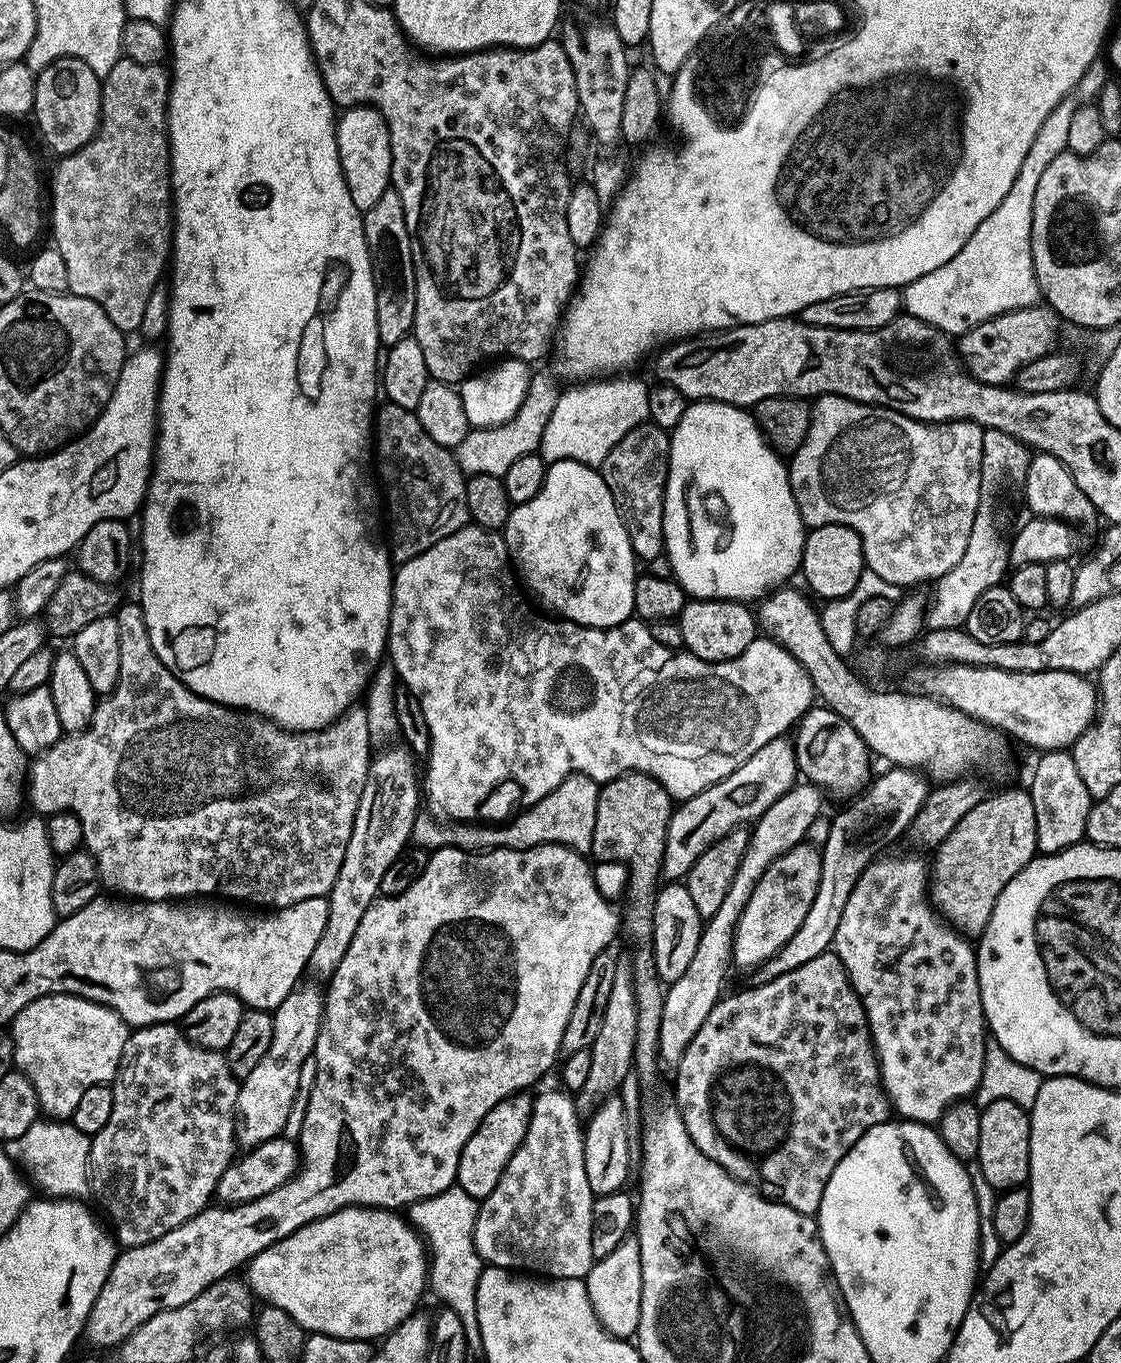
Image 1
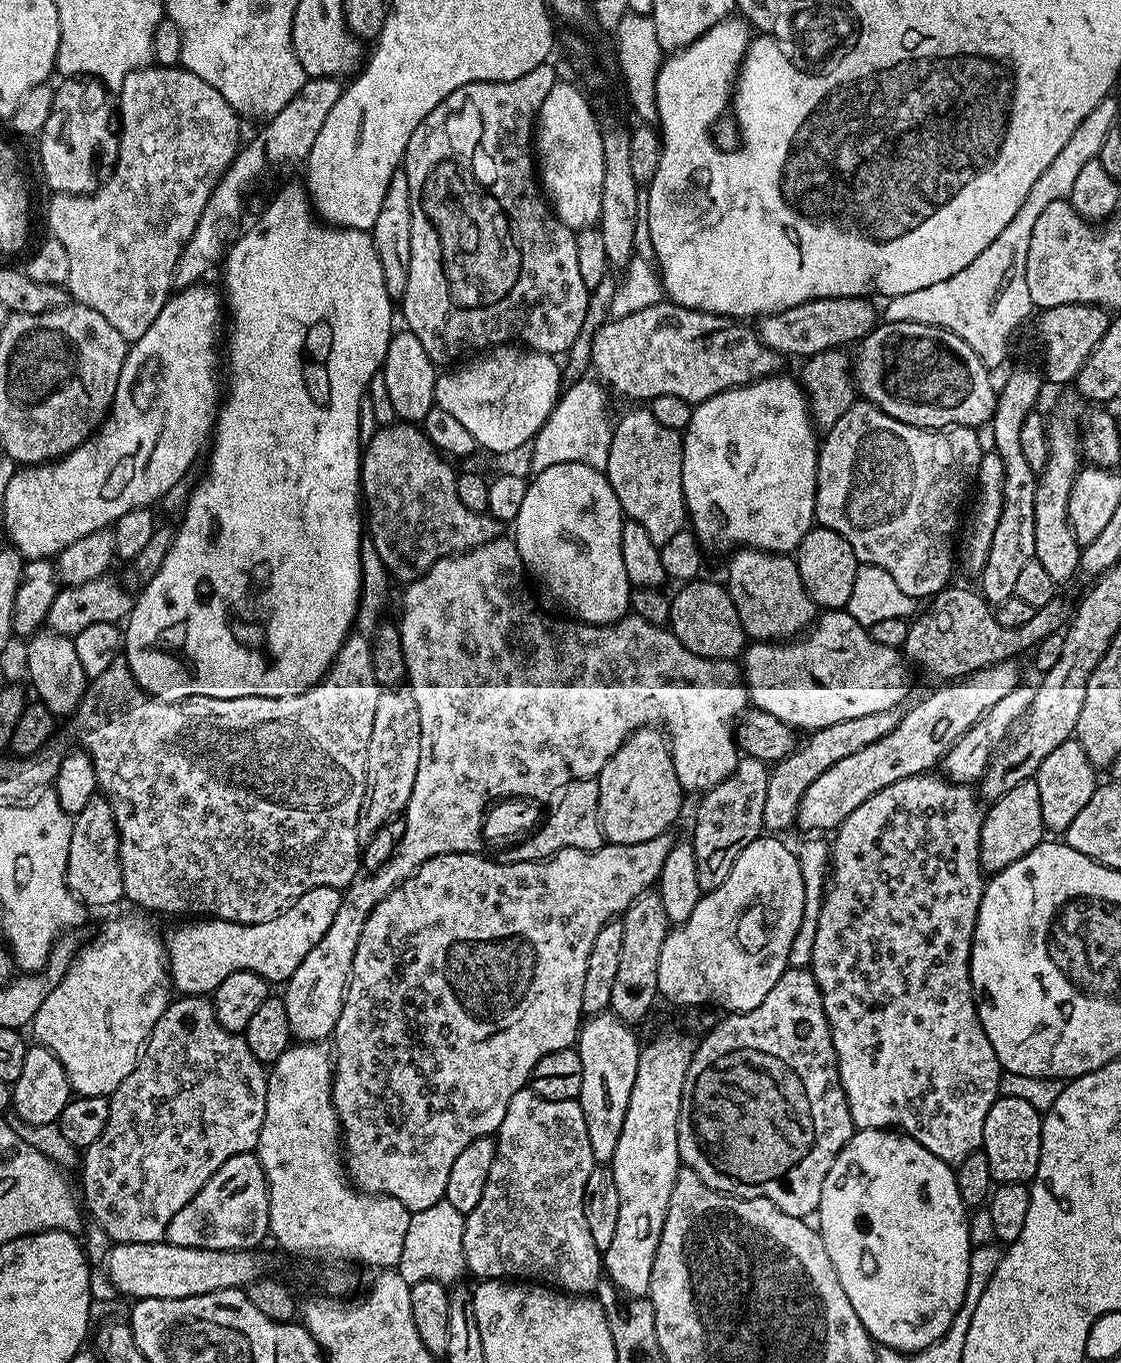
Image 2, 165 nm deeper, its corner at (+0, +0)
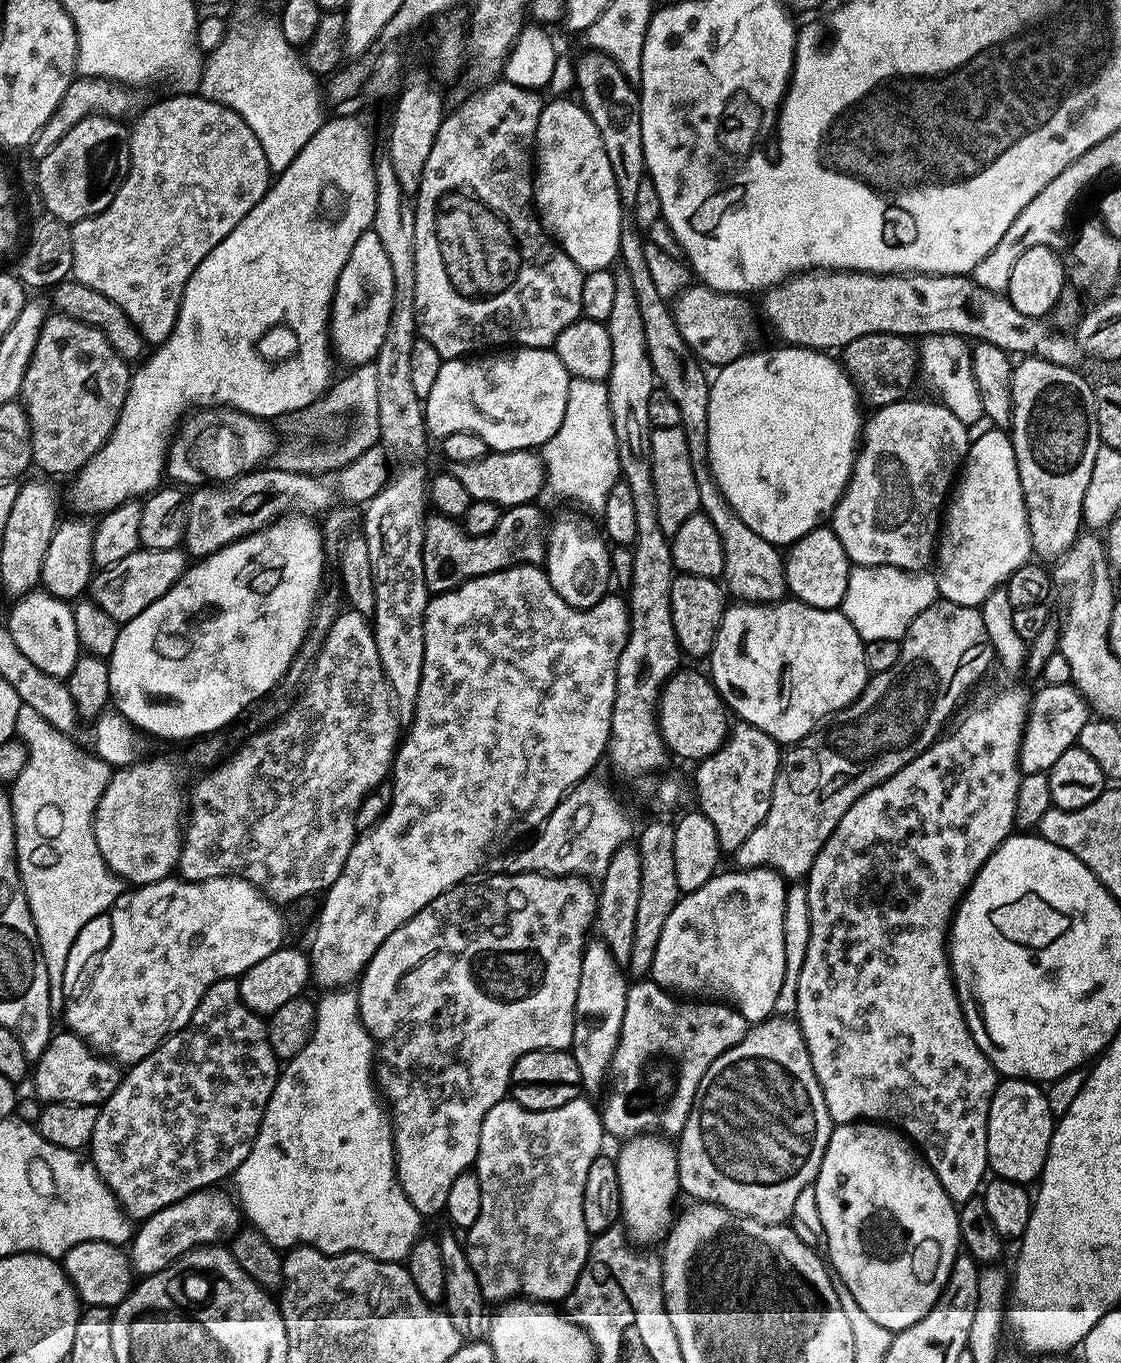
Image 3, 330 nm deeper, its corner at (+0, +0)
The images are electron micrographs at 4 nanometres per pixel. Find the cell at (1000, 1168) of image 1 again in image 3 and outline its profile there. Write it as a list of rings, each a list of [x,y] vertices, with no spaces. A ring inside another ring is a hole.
[[[1004,1078],[997,1083],[988,1111],[988,1167],[999,1179],[1025,1186],[1039,1181],[1054,1127],[1046,1092],[1039,1083]]]

